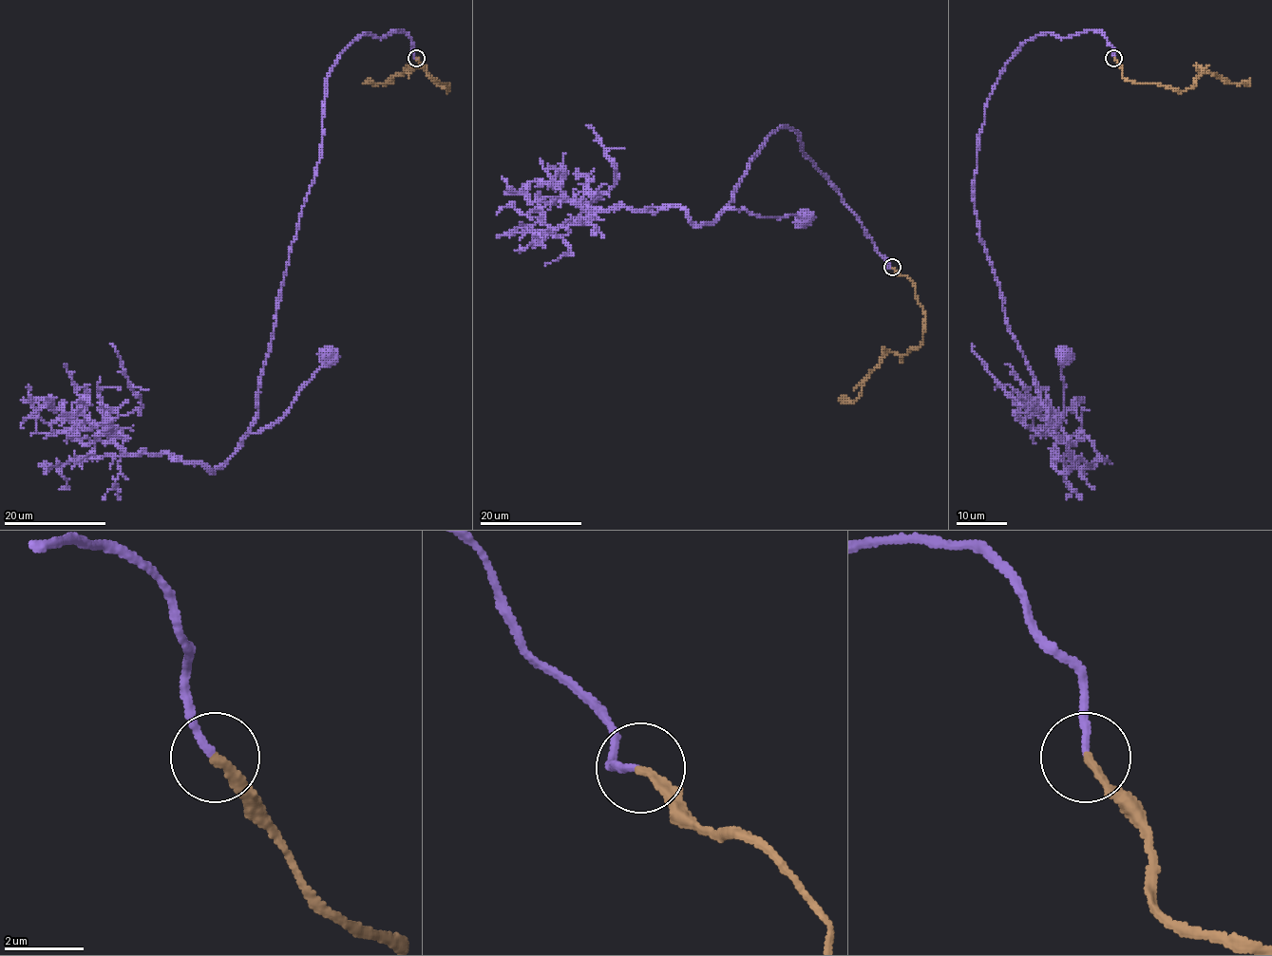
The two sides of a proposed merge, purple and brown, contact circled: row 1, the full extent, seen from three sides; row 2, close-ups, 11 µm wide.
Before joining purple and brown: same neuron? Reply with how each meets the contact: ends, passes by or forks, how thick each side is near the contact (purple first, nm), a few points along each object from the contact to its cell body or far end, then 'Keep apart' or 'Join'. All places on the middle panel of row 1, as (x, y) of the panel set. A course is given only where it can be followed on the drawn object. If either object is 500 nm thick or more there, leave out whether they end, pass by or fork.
At the ring purple ends. At the ring brown ends. Thickness 170 nm (purple) against 240 nm. Course of purple: (891, 268), (838, 190), (804, 153), (798, 132), (779, 127), (749, 161), (726, 207), (760, 216), (802, 217). Course of brown: (891, 268), (916, 288), (924, 314), (923, 340), (904, 355), (889, 351), (855, 402), (838, 402). Join

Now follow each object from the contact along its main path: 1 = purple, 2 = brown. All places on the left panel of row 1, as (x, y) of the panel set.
1: (415, 58), (403, 31), (367, 33), (328, 76), (321, 158), (291, 246), (250, 430), (284, 414), (326, 356)
2: (415, 58), (428, 76), (448, 85), (447, 91), (422, 68), (398, 74), (387, 84), (362, 83)

